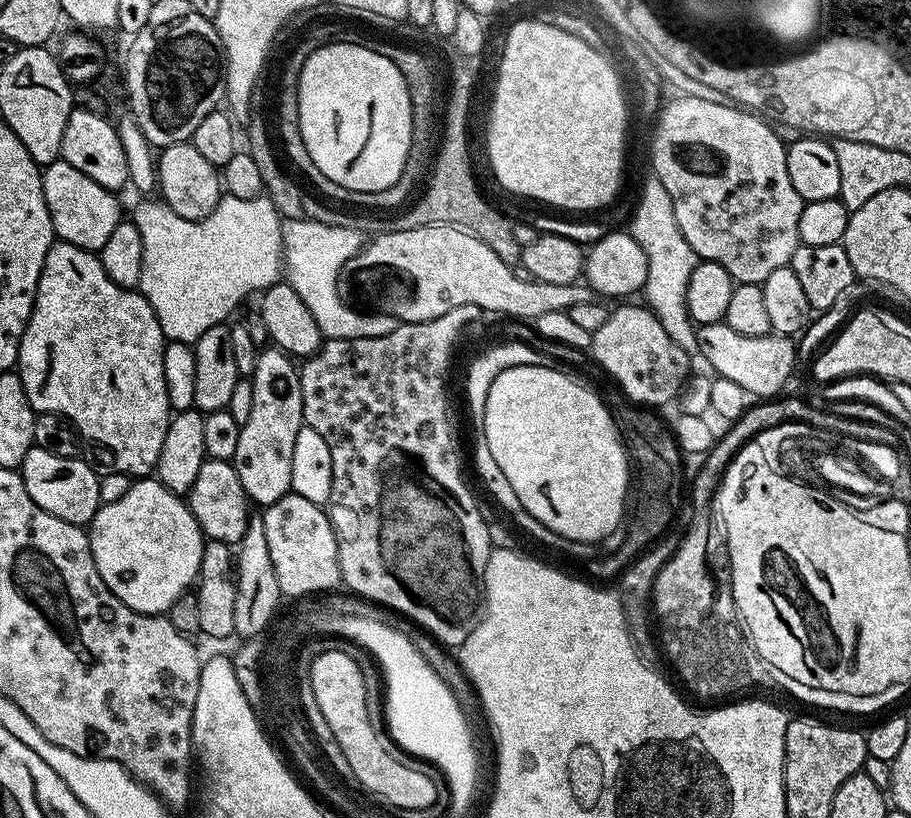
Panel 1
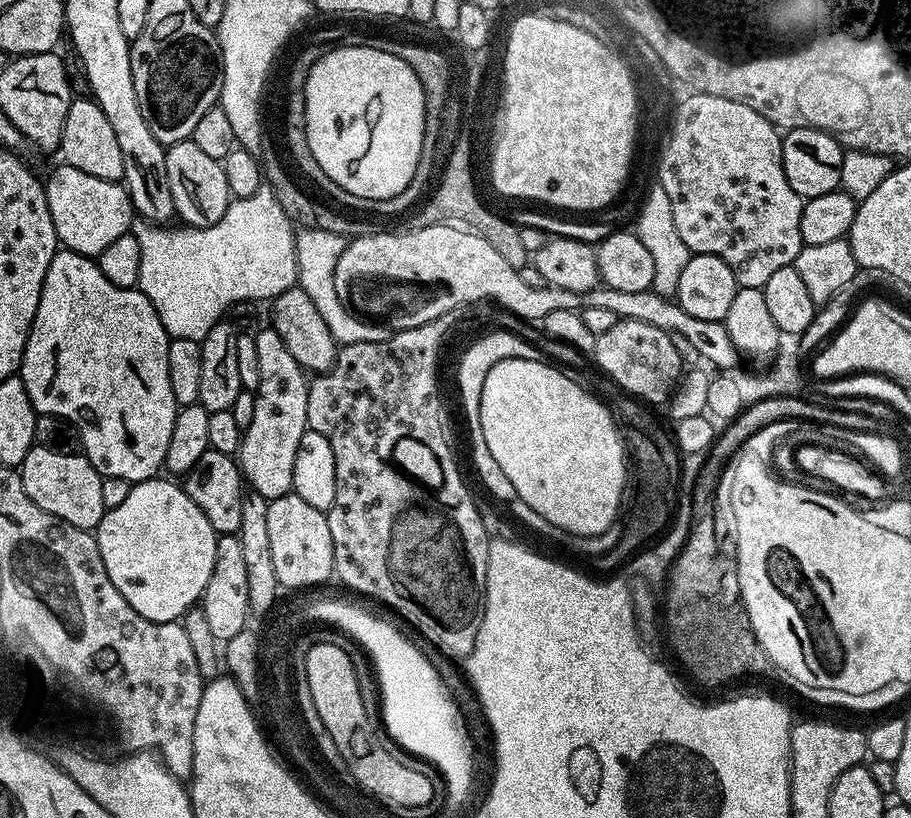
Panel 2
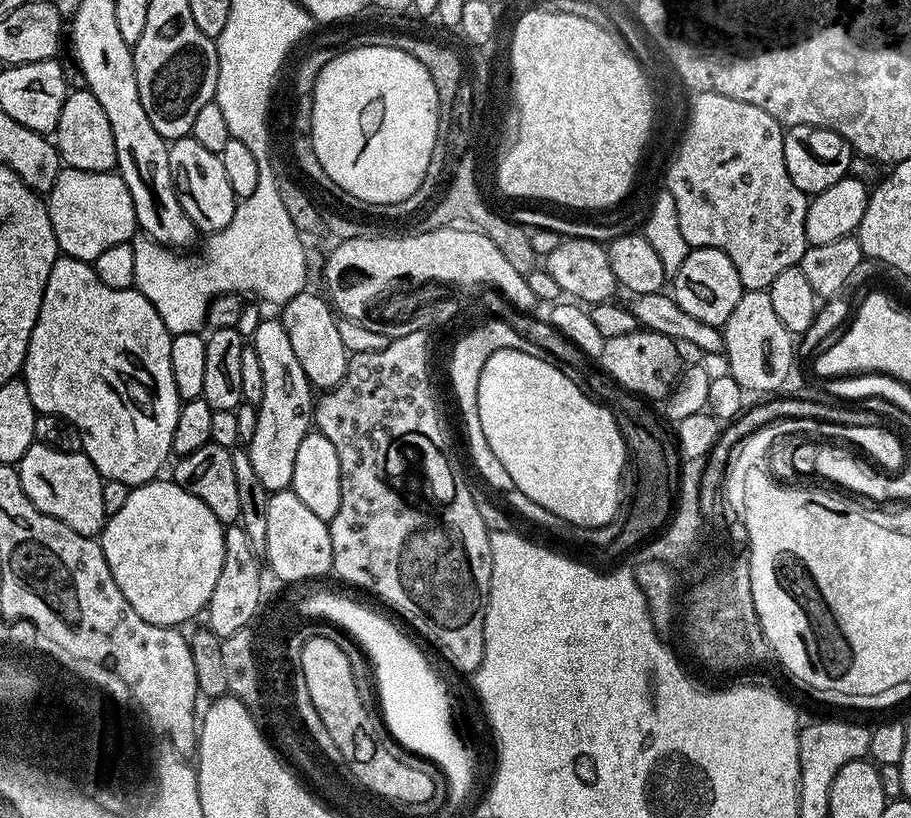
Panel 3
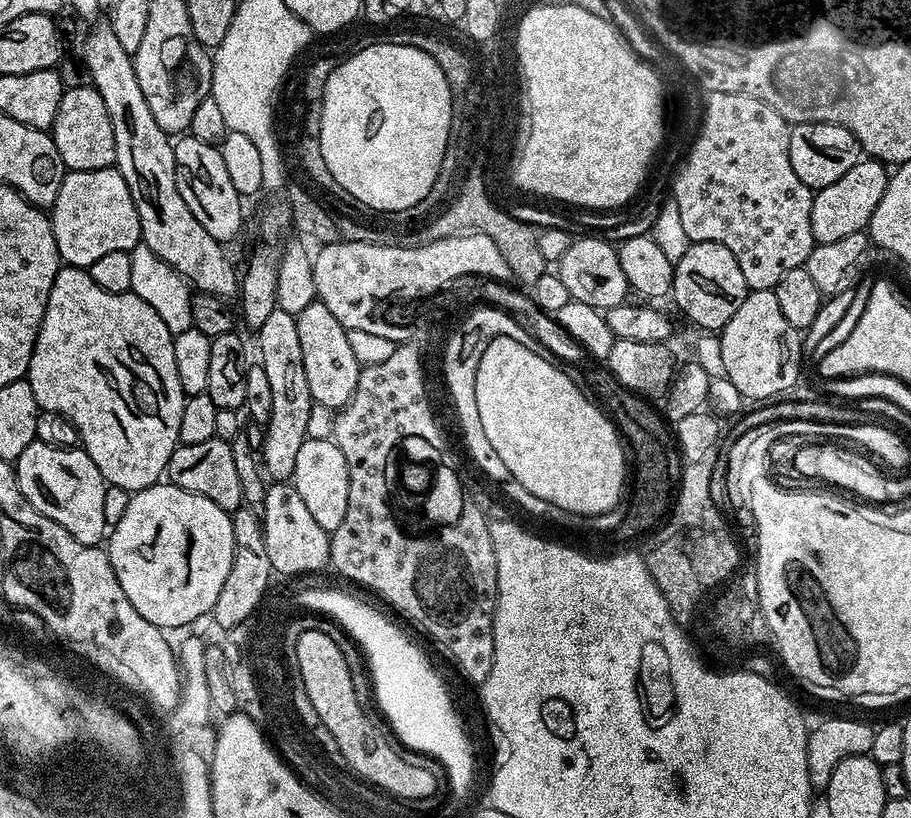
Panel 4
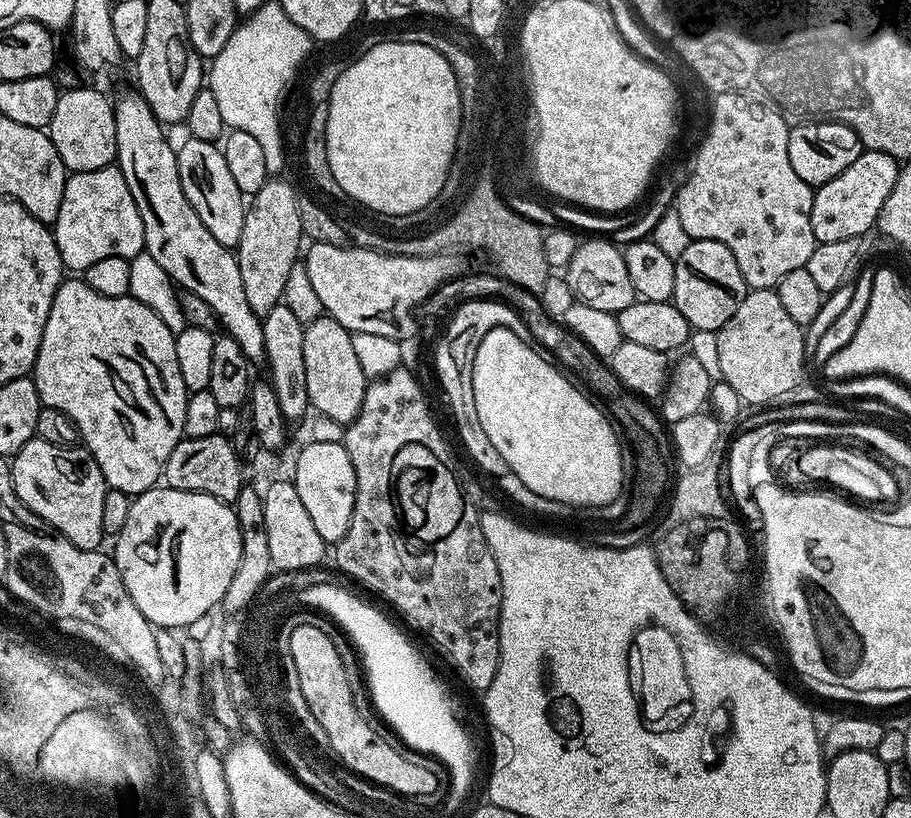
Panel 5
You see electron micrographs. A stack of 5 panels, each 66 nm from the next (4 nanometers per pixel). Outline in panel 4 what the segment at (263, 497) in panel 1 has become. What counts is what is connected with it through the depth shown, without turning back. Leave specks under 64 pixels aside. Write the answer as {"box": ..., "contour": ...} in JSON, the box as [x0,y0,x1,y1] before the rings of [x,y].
{"box":[255,306,314,482],"contour":[[[277,306],[268,315],[255,338],[260,347],[258,363],[265,368],[271,387],[271,411],[263,429],[262,468],[269,477],[272,475],[273,481],[288,482],[292,479],[298,450],[302,450],[302,442],[309,439],[308,423],[312,420],[312,408],[314,409],[310,386],[306,382],[306,366],[302,366],[302,346],[299,344],[296,317]]]}

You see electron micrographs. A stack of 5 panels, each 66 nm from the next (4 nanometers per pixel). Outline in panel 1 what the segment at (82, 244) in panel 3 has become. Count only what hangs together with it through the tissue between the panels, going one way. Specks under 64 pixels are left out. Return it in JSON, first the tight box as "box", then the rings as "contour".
{"box":[42,158,122,250],"contour":[[[63,158],[43,169],[42,186],[46,206],[50,210],[52,230],[59,239],[89,250],[106,246],[106,238],[110,238],[114,226],[122,222],[120,204],[116,201],[117,193],[98,186],[94,178],[86,178],[82,170],[74,170],[74,166],[70,166],[70,162]]]}

